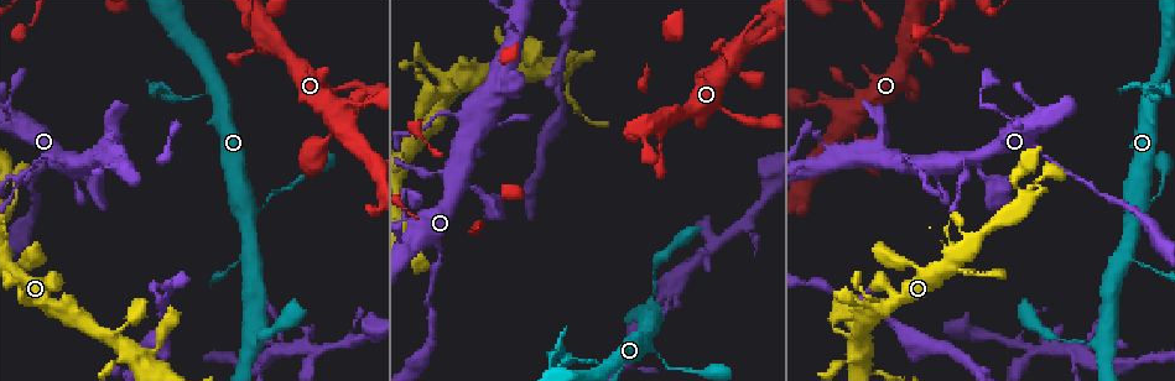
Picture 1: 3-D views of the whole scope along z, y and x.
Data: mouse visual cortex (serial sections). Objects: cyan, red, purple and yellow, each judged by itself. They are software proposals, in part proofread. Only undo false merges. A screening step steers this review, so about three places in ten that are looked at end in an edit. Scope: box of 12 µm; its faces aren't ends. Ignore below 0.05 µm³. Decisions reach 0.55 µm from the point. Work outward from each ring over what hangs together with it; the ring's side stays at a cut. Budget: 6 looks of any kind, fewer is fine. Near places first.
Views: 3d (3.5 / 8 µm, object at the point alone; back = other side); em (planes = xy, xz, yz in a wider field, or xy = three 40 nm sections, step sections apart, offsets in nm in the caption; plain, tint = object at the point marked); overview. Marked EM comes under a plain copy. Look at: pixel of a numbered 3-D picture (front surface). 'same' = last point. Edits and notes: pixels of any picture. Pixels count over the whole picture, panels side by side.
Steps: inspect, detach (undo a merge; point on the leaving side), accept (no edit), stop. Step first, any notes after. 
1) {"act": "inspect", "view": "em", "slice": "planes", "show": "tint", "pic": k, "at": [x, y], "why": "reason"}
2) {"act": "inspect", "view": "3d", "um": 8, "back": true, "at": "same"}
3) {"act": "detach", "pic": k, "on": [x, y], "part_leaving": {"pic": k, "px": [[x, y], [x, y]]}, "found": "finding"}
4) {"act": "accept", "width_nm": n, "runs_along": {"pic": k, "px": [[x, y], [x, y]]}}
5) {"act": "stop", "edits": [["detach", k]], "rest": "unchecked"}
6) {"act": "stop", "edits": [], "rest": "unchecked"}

{"act": "inspect", "view": "3d", "um": 3.5, "pic": 1, "at": [652, 348], "why": "sharp bend"}

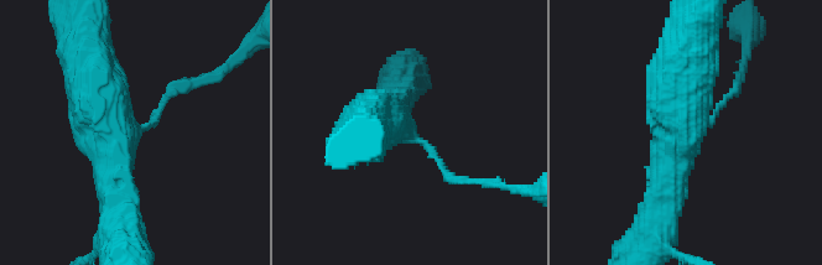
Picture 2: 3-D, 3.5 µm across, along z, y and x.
{"act": "inspect", "view": "em", "slice": "xy", "step": 1, "show": "tint", "pic": 2, "at": [128, 130]}

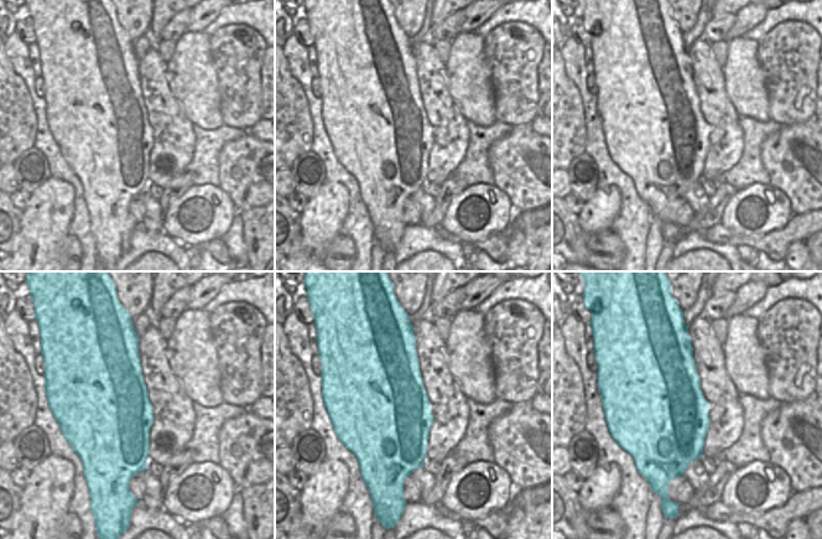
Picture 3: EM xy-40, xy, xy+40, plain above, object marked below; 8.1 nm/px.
{"act": "inspect", "view": "em", "slice": "xy", "step": 2, "show": "tint", "at": "same"}

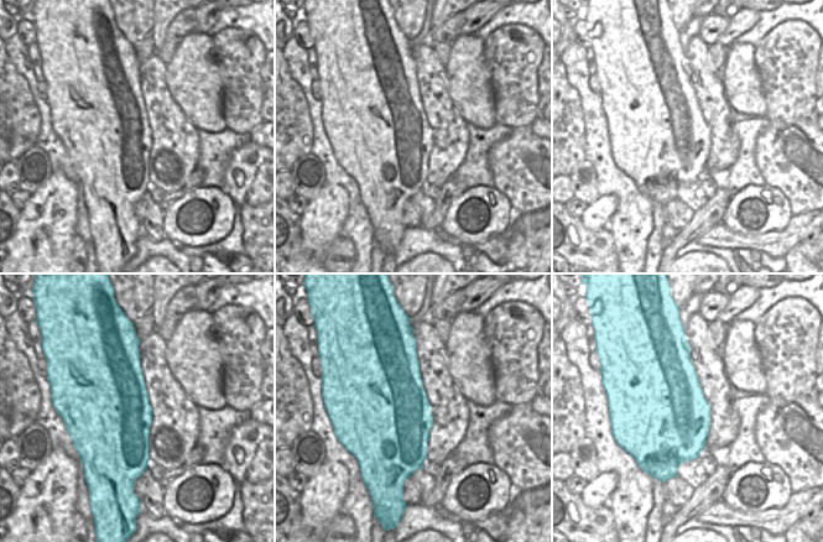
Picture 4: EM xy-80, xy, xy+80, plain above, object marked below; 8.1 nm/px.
{"act": "accept", "runs_along": {"pic": 2, "px": [[87, 52], [110, 129], [118, 208]]}, "found": "continuous, no second cell"}

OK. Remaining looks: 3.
{"act": "inspect", "view": "3d", "um": 8, "back": true, "pic": 1, "at": [45, 163], "why": "thin neck"}

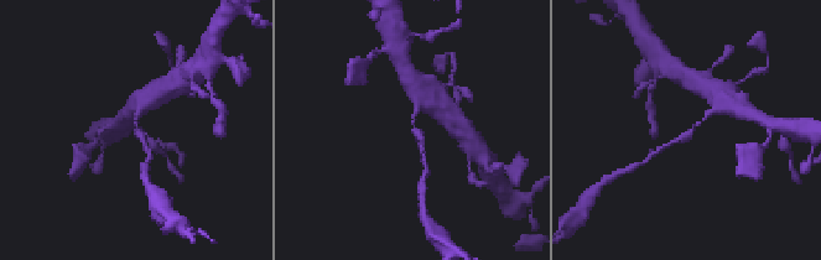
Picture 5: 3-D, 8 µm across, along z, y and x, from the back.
{"act": "inspect", "view": "3d", "um": 3.5, "pic": 5, "at": [695, 129], "why": "closer look"}

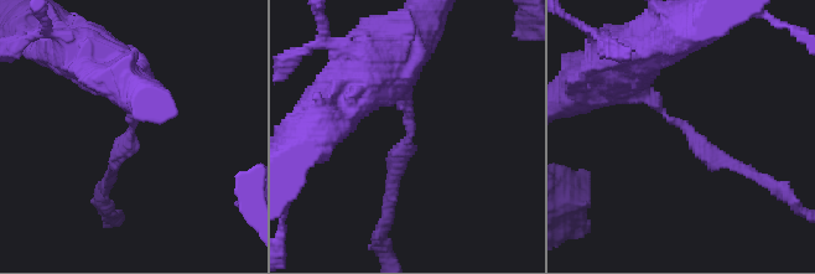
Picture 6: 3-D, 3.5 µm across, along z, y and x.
{"act": "detach", "pic": 6, "on": [119, 154], "part_leaving": {"pic": 6, "px": [[130, 119], [130, 138], [108, 180]]}, "found": "a second cell is stuck on"}

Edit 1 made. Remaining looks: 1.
{"act": "stop", "edits": [["detach", 6]], "rest": "unchecked"}

